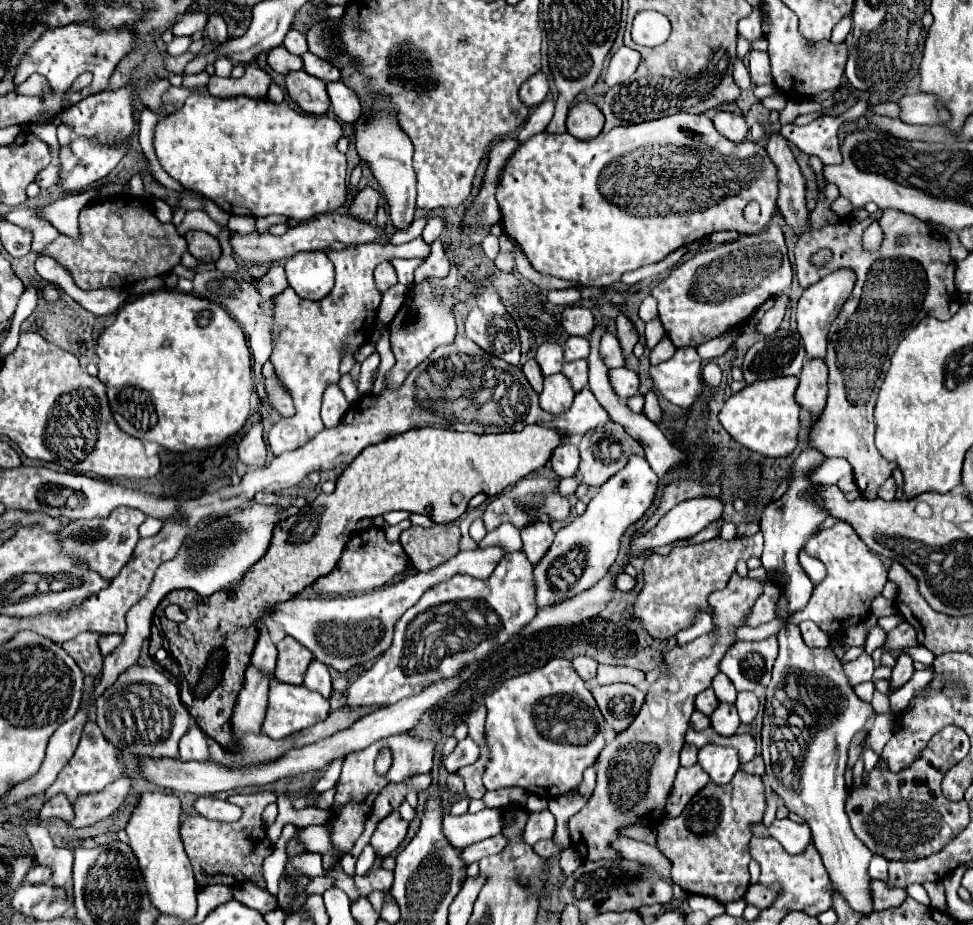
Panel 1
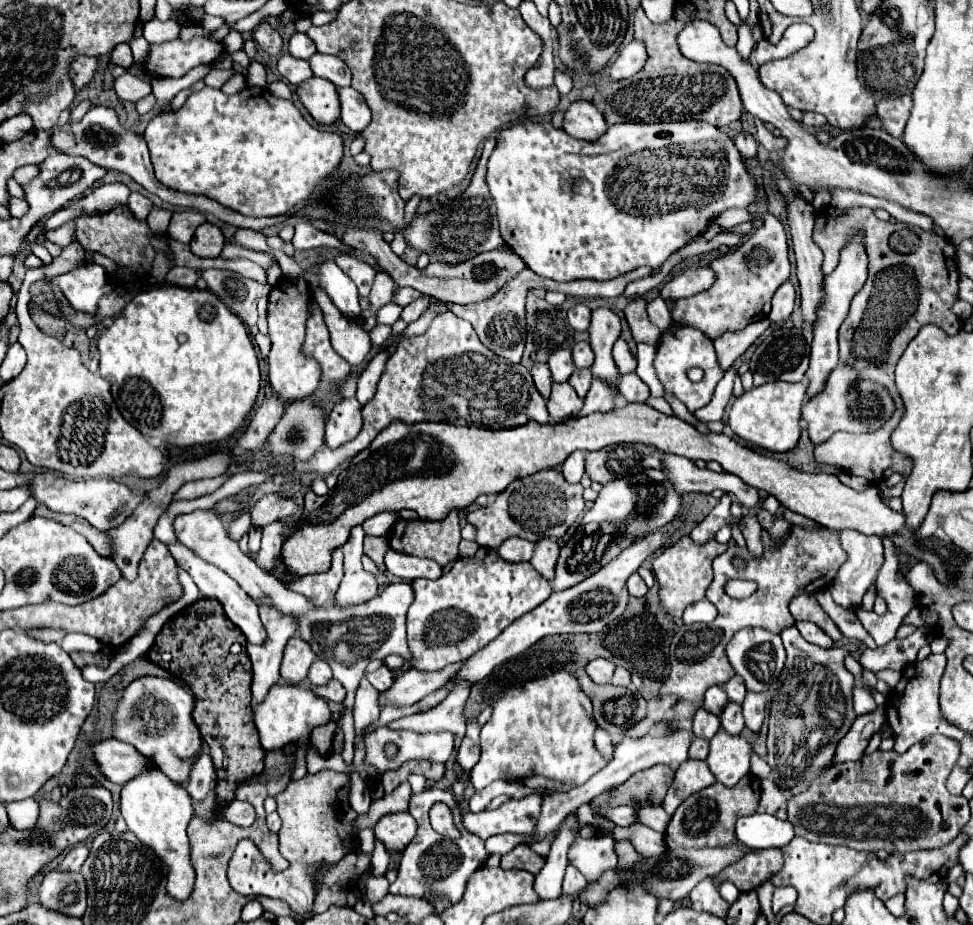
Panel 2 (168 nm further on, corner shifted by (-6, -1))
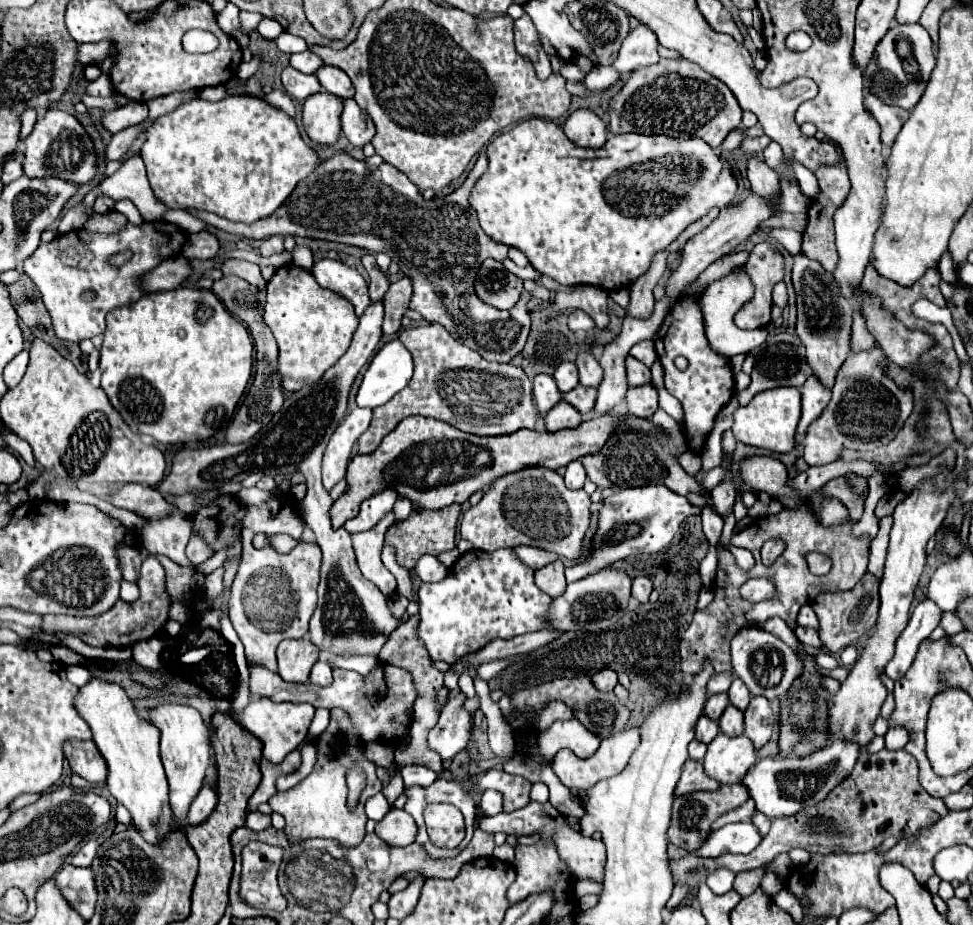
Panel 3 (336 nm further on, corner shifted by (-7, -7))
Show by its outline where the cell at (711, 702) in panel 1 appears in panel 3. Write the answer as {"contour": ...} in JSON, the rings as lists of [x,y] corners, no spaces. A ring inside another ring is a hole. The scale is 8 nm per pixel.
{"contour":[[[726,693],[712,695],[712,697],[706,701],[706,705],[704,705],[704,715],[708,715],[708,717],[714,719],[714,721],[718,721],[726,707],[728,707],[728,695],[726,695]]]}

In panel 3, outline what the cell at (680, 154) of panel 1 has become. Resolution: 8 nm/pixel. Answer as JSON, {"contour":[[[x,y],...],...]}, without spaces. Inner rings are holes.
{"contour":[[[538,117],[520,121],[518,125],[514,125],[506,133],[500,133],[488,145],[488,159],[490,159],[490,165],[488,165],[486,173],[478,179],[478,183],[474,185],[472,195],[470,195],[470,205],[472,205],[472,209],[476,209],[482,229],[494,241],[504,243],[508,247],[520,249],[538,273],[552,277],[560,285],[594,285],[594,287],[608,289],[608,291],[628,287],[634,279],[638,279],[640,275],[644,275],[648,271],[654,255],[658,251],[666,251],[666,247],[690,223],[698,221],[702,215],[706,215],[714,207],[718,207],[718,209],[728,207],[732,203],[732,199],[736,197],[736,191],[738,191],[738,179],[736,179],[728,159],[724,159],[722,155],[716,155],[714,147],[710,147],[704,139],[674,139],[674,137],[668,137],[668,135],[630,133],[630,135],[612,135],[601,148],[592,149],[574,145],[564,135],[562,127],[558,127],[556,123],[552,123],[548,119],[538,119]]]}

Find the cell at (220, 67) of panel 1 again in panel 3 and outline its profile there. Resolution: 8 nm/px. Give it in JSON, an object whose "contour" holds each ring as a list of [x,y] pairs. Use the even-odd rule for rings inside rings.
{"contour":[[[216,85],[216,87],[206,87],[198,93],[198,97],[202,99],[208,99],[208,101],[218,101],[218,99],[224,99],[228,95],[226,87],[224,85]]]}

